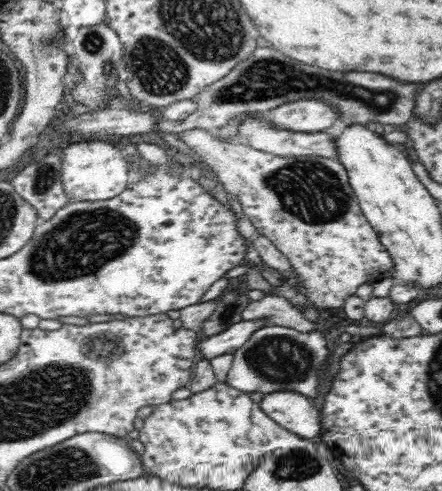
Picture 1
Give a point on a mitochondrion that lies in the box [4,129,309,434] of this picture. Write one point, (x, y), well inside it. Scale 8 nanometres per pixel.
(84, 242)

